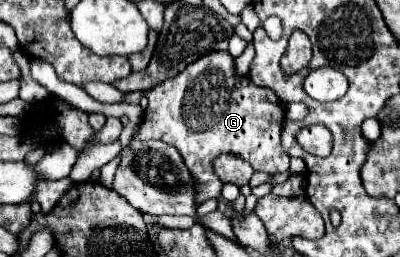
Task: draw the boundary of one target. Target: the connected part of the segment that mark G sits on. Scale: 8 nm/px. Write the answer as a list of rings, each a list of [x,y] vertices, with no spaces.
[[[227,51],[207,53],[205,57],[187,65],[187,69],[175,75],[173,79],[167,79],[157,87],[149,89],[145,97],[149,99],[149,107],[147,113],[143,115],[143,121],[135,137],[143,141],[159,139],[163,143],[173,145],[181,153],[189,173],[193,173],[193,181],[197,181],[197,199],[199,199],[197,205],[201,205],[207,199],[217,199],[221,195],[223,183],[213,173],[213,159],[219,157],[221,153],[233,153],[237,157],[243,157],[247,163],[253,165],[255,171],[263,171],[269,175],[285,173],[289,169],[289,157],[279,141],[283,129],[283,117],[285,117],[283,103],[271,89],[257,87],[251,81],[247,81],[247,77],[237,77],[233,67],[233,57]]]

